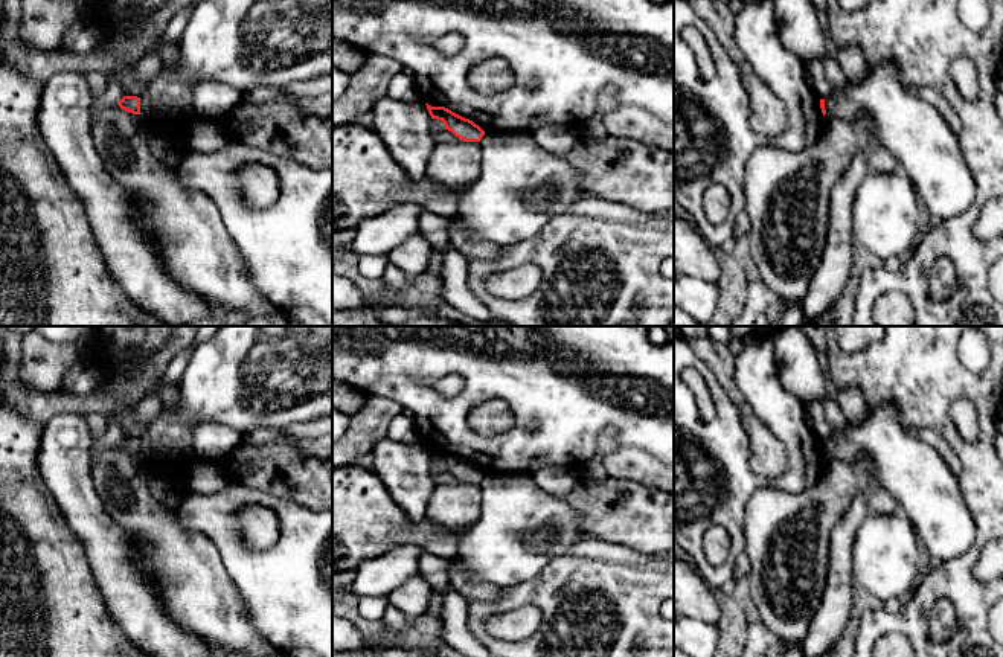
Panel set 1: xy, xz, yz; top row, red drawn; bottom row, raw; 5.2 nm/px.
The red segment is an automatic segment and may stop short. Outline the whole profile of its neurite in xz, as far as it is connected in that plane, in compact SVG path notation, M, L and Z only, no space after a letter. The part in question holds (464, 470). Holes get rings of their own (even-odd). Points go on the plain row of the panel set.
M428 445L425 447L431 460L442 462L445 471L451 473L459 482L480 483L485 477L485 473L473 462L465 460L445 448L431 448Z

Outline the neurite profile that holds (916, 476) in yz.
M895 404L867 409L858 424L831 430L825 451L825 459L870 457L878 486L899 503L933 562L960 556L974 544L977 527L959 477L931 445L913 434Z

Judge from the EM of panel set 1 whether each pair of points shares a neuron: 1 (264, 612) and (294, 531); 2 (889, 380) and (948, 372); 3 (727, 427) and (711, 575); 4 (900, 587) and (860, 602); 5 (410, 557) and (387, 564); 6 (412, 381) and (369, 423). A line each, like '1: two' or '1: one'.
1: one
2: one
3: one
4: two
5: one
6: two

